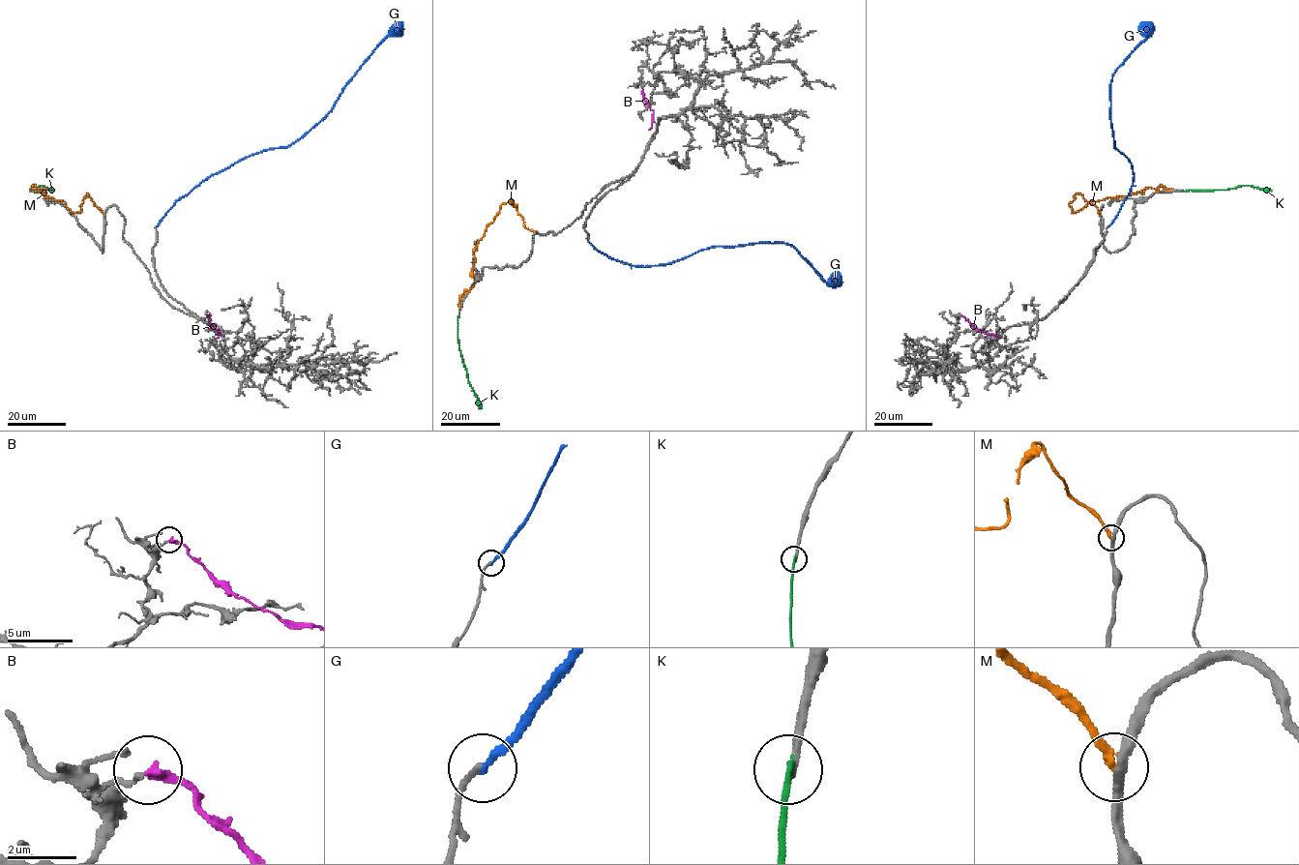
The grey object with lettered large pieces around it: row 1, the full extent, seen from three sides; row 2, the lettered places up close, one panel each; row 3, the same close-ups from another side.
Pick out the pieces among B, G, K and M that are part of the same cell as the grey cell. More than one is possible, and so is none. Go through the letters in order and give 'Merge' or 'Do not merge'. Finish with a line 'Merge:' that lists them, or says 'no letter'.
B: Do not merge
G: Merge
K: Do not merge
M: Do not merge
Merge: G

